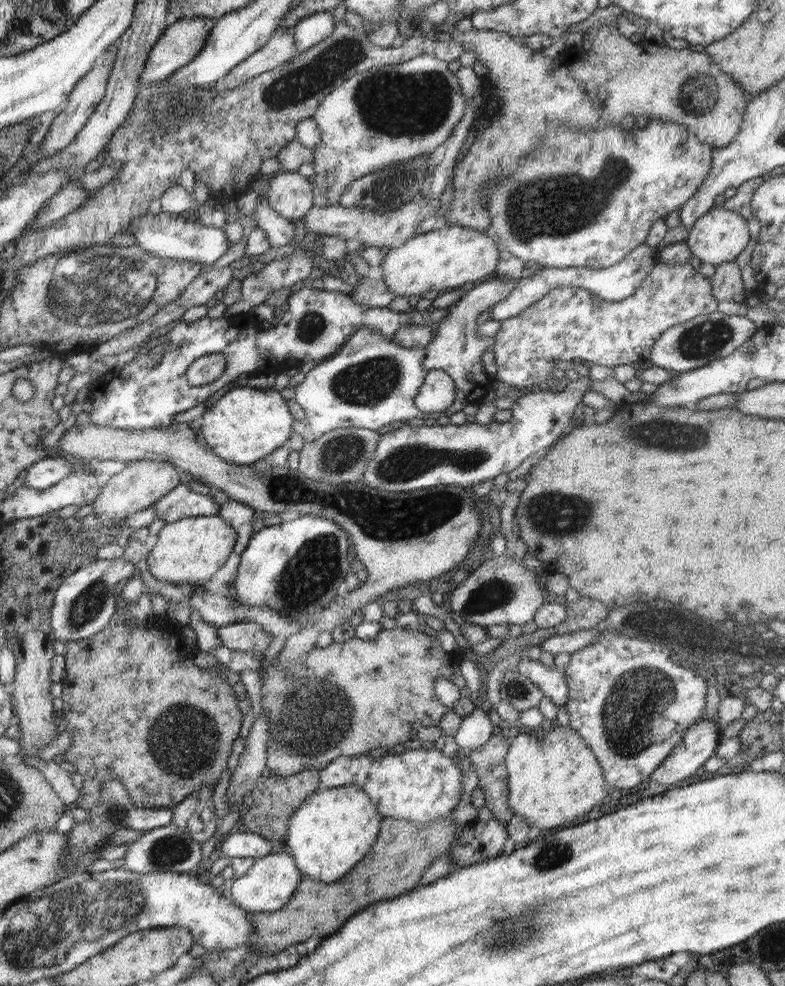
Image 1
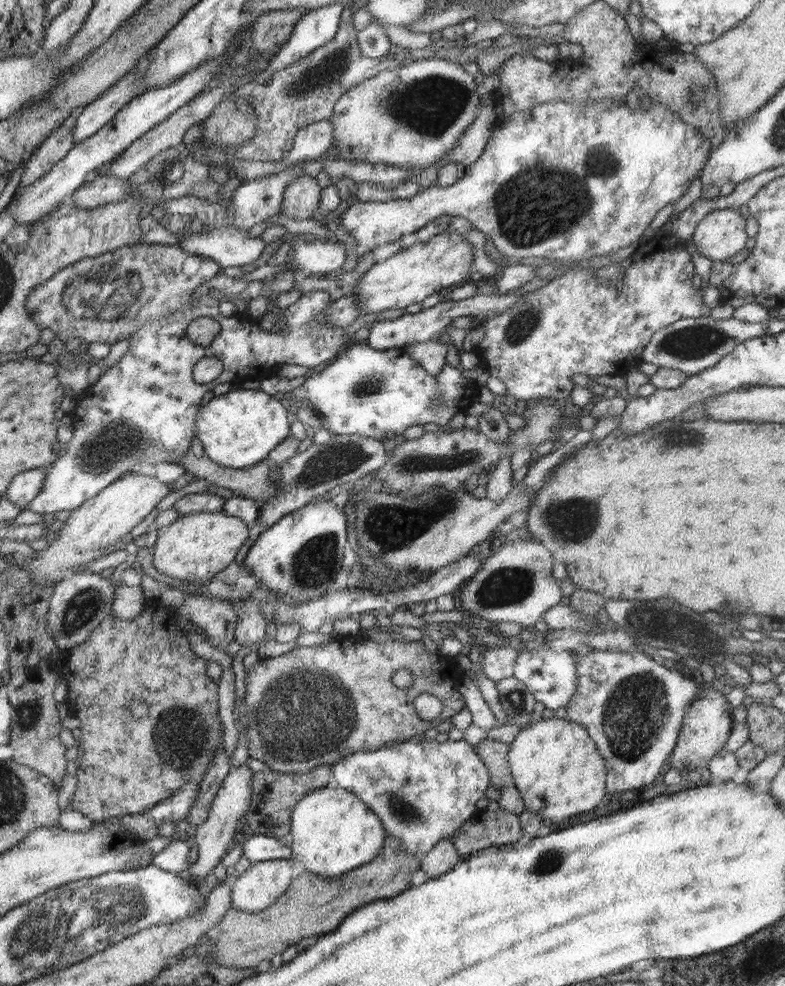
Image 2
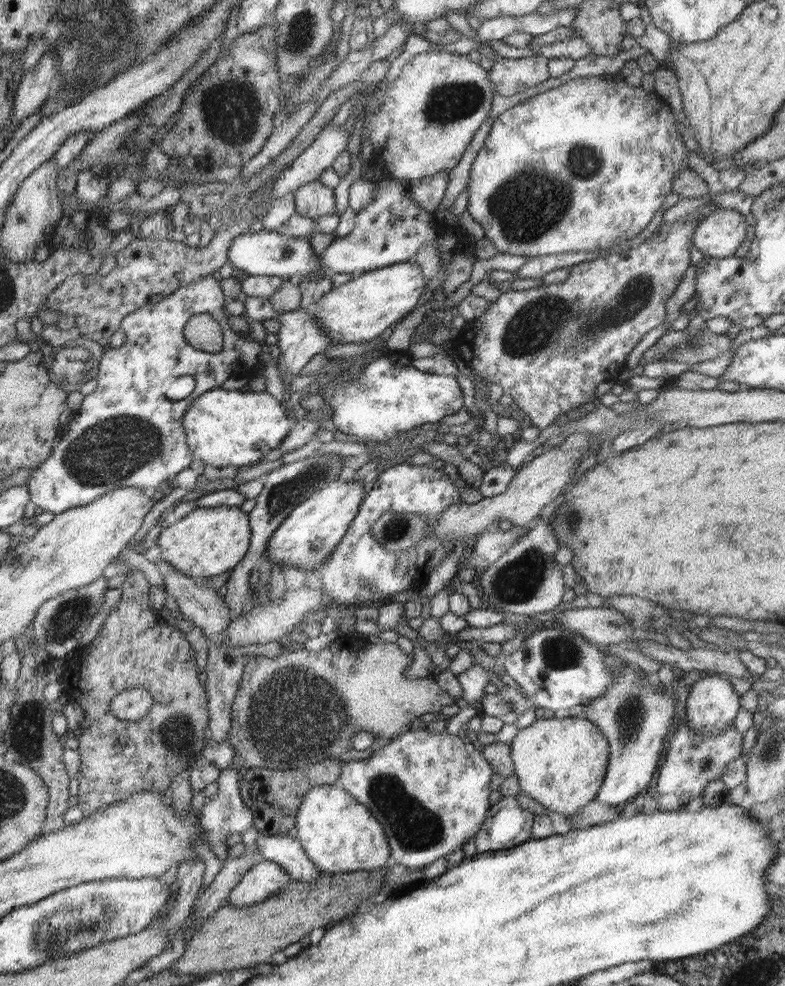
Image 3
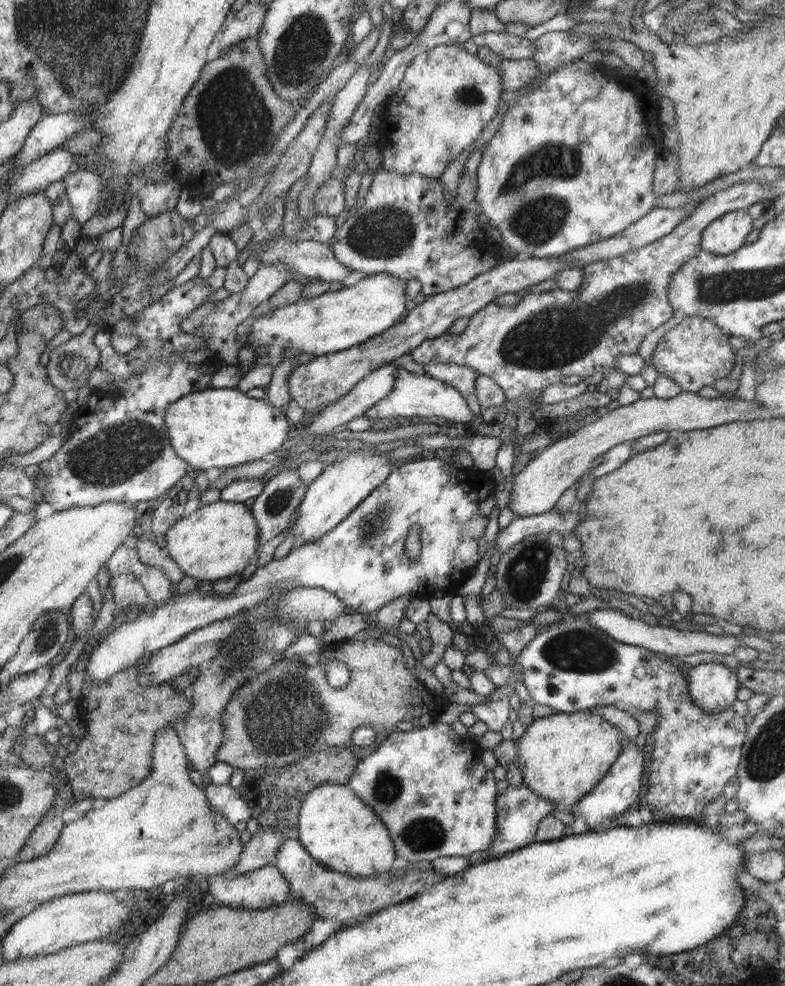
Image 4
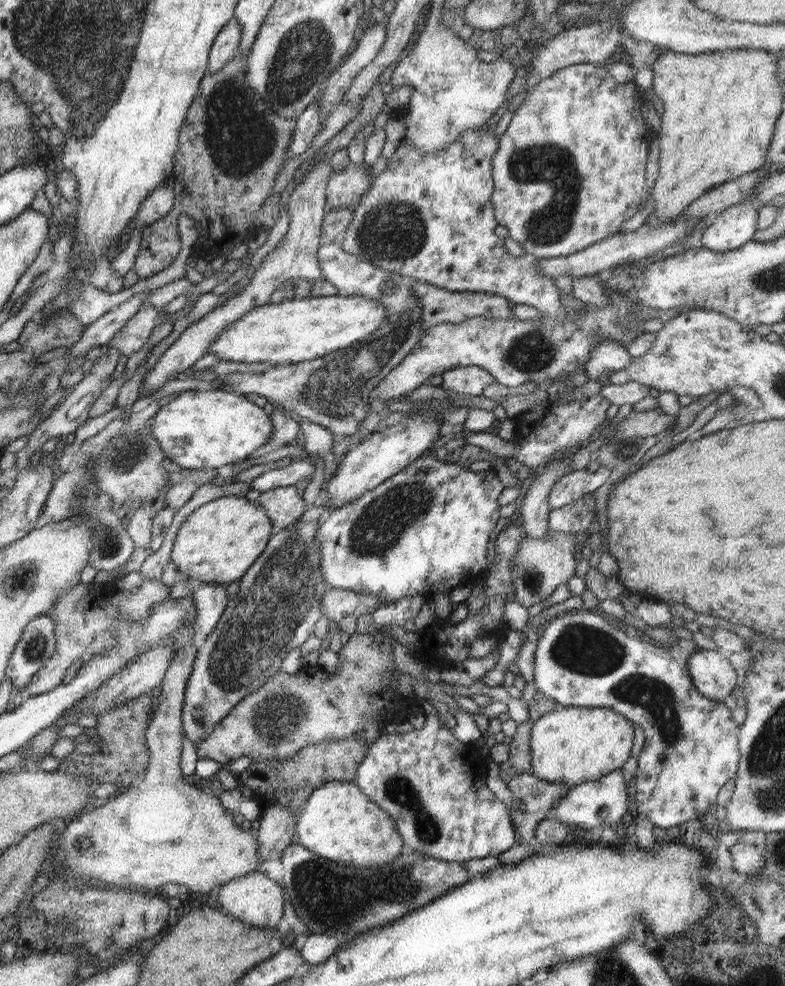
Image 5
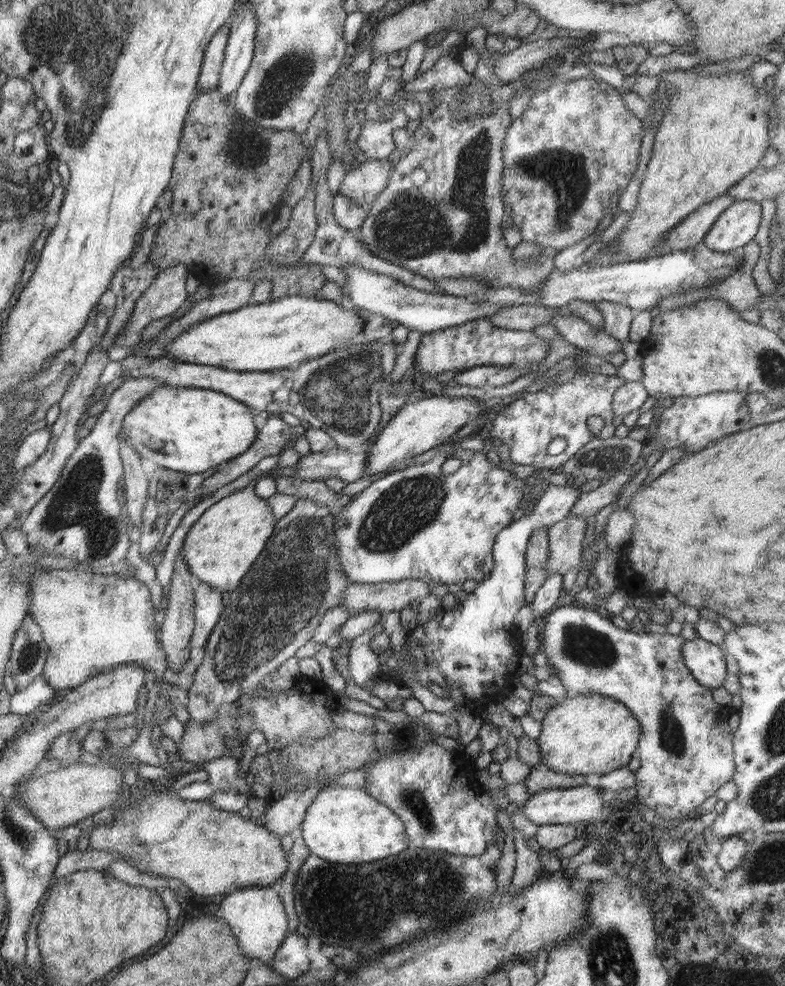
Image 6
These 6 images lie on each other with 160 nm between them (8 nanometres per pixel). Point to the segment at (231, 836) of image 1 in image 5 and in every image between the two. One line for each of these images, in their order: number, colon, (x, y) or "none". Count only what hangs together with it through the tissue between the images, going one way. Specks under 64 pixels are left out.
2: (256, 848)
3: (287, 852)
4: (347, 899)
5: (334, 899)

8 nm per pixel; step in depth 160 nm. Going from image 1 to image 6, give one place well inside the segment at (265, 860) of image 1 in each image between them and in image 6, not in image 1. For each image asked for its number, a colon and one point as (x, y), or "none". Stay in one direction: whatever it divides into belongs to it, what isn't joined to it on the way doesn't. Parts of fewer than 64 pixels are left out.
2: (260, 886)
3: (264, 879)
4: (263, 887)
5: (254, 898)
6: (257, 917)

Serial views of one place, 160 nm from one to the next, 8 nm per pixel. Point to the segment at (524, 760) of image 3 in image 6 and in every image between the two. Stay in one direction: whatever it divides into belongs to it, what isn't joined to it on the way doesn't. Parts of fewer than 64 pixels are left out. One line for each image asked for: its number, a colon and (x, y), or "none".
4: (563, 756)
5: (571, 745)
6: (589, 734)

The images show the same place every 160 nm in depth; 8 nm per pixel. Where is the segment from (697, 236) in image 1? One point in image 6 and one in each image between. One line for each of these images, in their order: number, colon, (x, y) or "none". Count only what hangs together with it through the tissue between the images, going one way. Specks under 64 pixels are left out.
2: (721, 234)
3: (719, 235)
4: (723, 236)
5: (731, 228)
6: (736, 226)

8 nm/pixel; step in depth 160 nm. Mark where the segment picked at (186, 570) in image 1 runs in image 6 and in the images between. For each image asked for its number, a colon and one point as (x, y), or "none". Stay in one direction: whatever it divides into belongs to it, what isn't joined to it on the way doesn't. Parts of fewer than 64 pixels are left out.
2: (196, 547)
3: (207, 541)
4: (218, 540)
5: (219, 541)
6: (220, 547)

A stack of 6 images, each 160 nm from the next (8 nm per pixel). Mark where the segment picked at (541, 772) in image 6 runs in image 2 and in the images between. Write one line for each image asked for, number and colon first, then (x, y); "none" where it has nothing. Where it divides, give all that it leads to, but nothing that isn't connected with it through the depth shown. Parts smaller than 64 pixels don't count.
2: (486, 828)
3: (507, 824)
4: (519, 811)
5: (537, 798)

